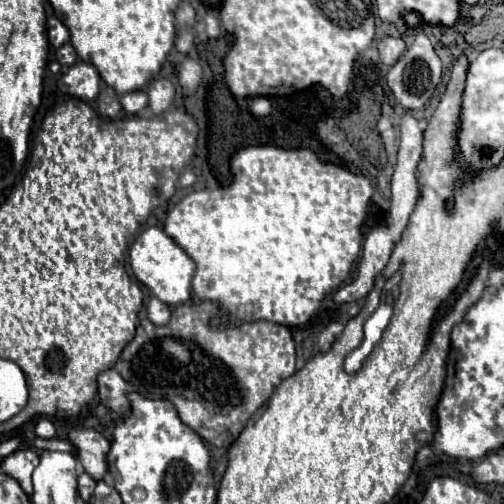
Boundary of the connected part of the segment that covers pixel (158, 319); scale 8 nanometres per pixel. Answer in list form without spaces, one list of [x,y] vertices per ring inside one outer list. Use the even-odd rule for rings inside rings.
[[[151,297],[147,303],[147,315],[149,315],[151,323],[167,325],[169,317],[171,317],[171,307],[165,305],[163,301],[157,301],[157,297]]]

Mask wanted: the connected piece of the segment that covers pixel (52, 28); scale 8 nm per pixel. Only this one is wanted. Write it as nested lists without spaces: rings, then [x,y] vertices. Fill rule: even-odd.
[[[57,17],[47,19],[47,33],[49,33],[49,43],[55,49],[59,49],[63,43],[69,41],[69,29]]]

